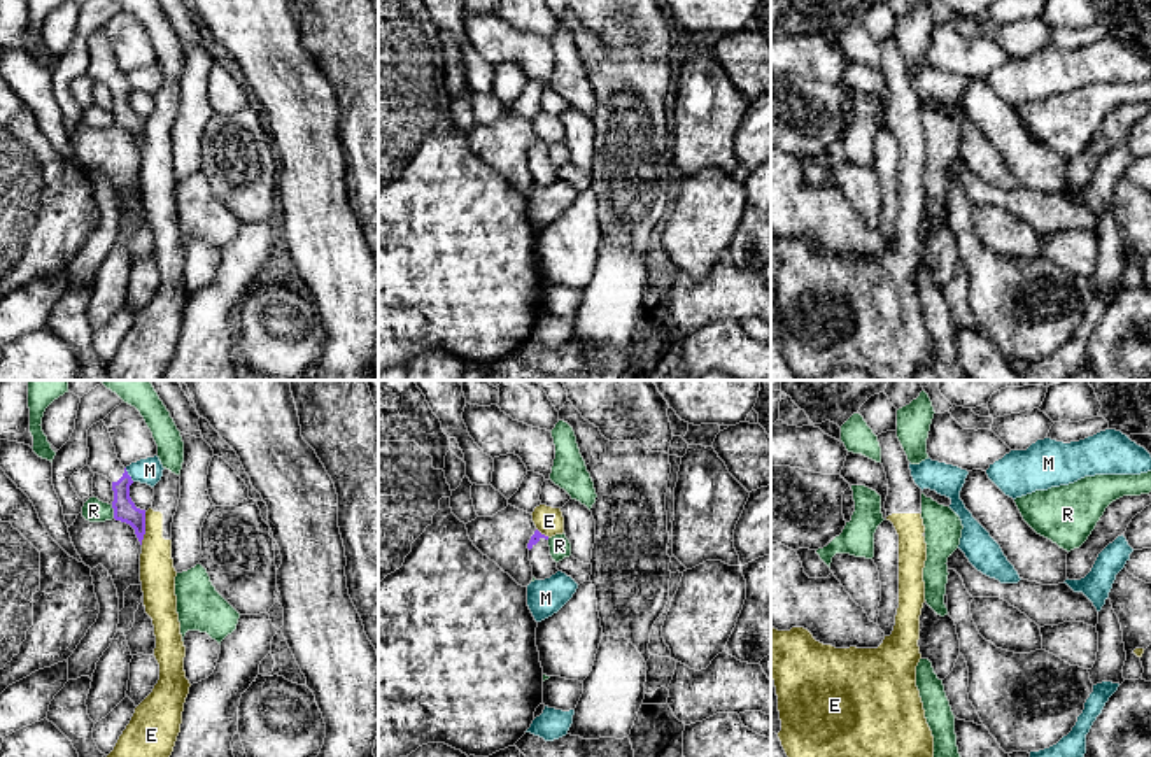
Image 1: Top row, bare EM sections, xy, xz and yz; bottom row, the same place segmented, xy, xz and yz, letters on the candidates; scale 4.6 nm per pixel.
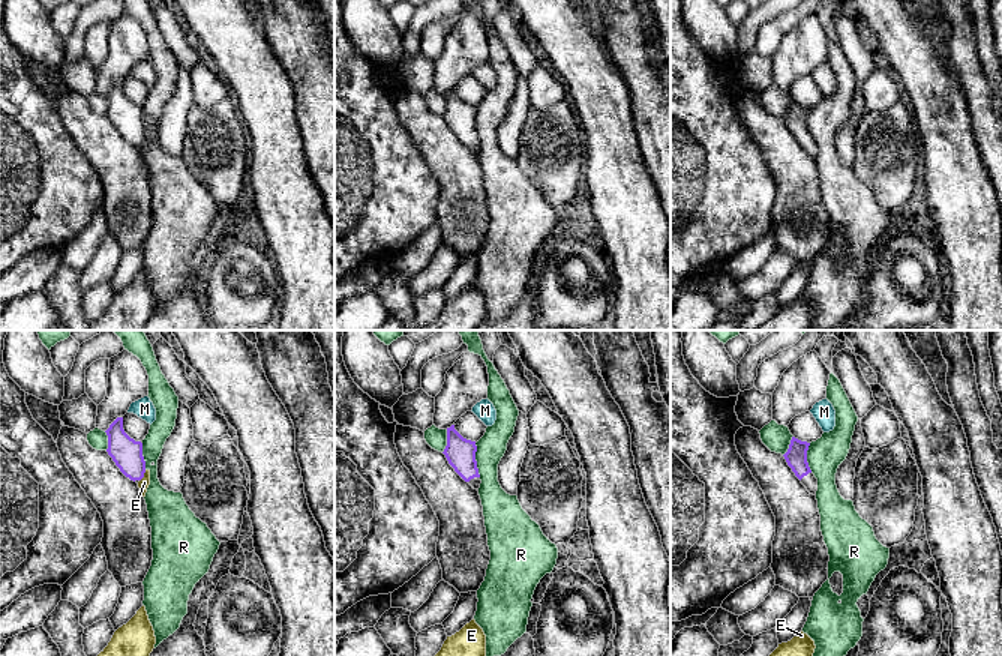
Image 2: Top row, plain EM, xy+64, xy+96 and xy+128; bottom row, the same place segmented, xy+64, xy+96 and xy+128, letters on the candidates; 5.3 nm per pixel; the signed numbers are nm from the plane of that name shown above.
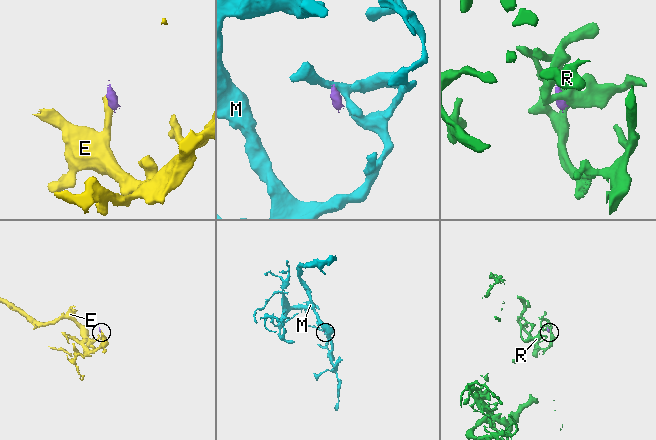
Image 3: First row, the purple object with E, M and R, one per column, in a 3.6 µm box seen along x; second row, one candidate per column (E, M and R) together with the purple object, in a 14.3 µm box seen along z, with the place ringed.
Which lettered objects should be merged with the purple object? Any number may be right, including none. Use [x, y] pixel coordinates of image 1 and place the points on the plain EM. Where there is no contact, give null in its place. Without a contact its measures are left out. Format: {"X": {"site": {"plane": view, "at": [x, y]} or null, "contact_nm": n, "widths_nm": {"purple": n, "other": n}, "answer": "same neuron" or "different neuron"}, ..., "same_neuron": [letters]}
{"E": {"site": {"plane": "xy", "at": [144, 135]}, "contact_nm": 150, "widths_nm": {"purple": 110, "other": 160}, "answer": "different neuron"}, "M": {"site": {"plane": "xy", "at": [128, 83]}, "contact_nm": 80, "widths_nm": {"purple": 110, "other": 120}, "answer": "different neuron"}, "R": {"site": {"plane": "xy", "at": [114, 120]}, "contact_nm": 70, "widths_nm": {"purple": 110, "other": 110}, "answer": "different neuron"}, "same_neuron": []}

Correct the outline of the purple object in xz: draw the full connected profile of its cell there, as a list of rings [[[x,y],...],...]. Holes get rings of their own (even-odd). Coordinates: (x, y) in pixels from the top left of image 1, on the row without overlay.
[[[538,137],[531,144],[529,151],[529,168],[533,173],[533,184],[536,187],[545,187],[555,182],[557,170],[550,163],[548,144],[541,142]]]

